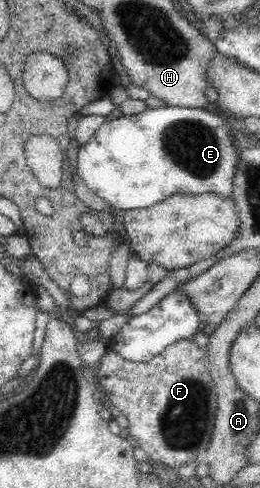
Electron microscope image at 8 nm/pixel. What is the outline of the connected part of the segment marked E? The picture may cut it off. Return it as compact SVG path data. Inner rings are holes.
M163 106L161 108L148 108L141 114L135 114L135 116L121 116L119 118L107 118L107 120L101 125L101 128L97 130L95 136L78 148L78 172L83 182L87 185L87 188L99 197L103 202L107 202L110 206L119 208L119 210L139 210L144 208L151 208L167 200L167 198L173 197L175 194L187 195L189 197L201 197L205 194L215 195L219 198L233 198L234 197L234 183L235 174L237 174L237 166L239 166L239 149L235 145L235 139L233 139L233 133L231 133L230 125L225 120L219 117L219 114L212 110L199 110L197 108L185 108L177 106Z

